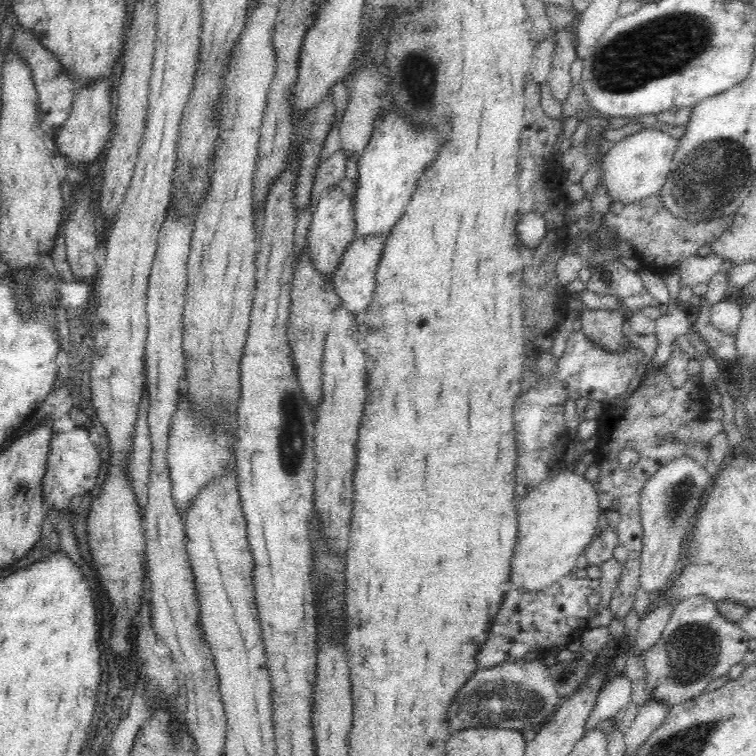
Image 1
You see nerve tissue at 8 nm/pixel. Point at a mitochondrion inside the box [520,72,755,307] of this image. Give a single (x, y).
(706, 176)

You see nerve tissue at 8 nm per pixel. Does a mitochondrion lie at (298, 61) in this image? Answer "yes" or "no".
no

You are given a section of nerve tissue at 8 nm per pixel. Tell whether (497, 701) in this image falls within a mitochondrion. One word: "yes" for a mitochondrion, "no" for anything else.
yes

